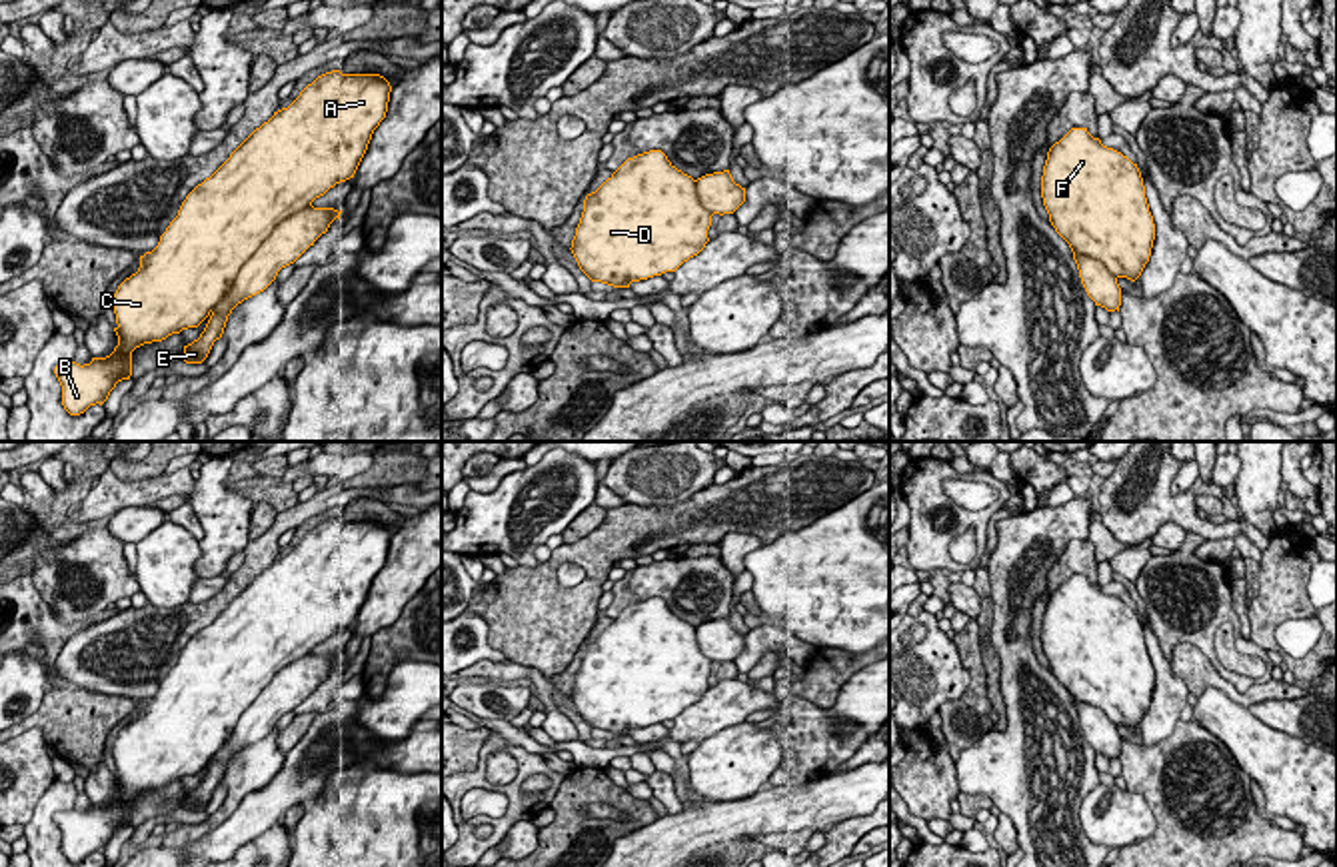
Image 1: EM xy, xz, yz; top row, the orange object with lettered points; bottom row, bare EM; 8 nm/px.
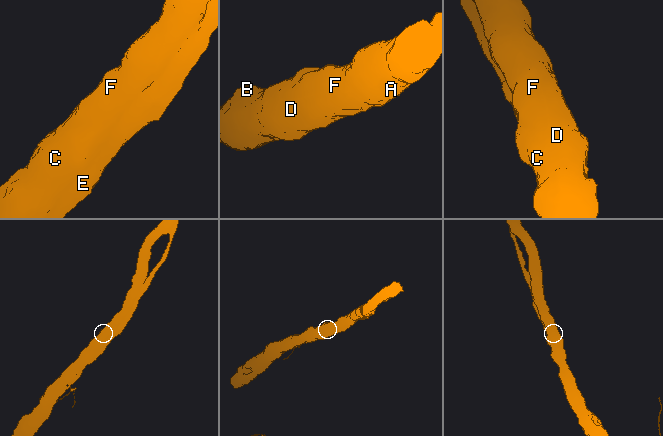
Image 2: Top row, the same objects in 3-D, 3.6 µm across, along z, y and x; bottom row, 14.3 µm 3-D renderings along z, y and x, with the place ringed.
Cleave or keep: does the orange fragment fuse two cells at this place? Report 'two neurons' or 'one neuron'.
one neuron

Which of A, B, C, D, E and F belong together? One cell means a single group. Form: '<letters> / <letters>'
A B C D E F

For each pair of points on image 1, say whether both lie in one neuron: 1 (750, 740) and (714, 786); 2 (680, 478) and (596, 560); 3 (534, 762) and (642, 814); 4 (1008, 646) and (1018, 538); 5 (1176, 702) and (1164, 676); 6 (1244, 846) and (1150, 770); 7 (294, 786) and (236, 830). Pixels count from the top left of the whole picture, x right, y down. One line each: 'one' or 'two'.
1: one
2: two
3: two
4: one
5: one
6: one
7: one

